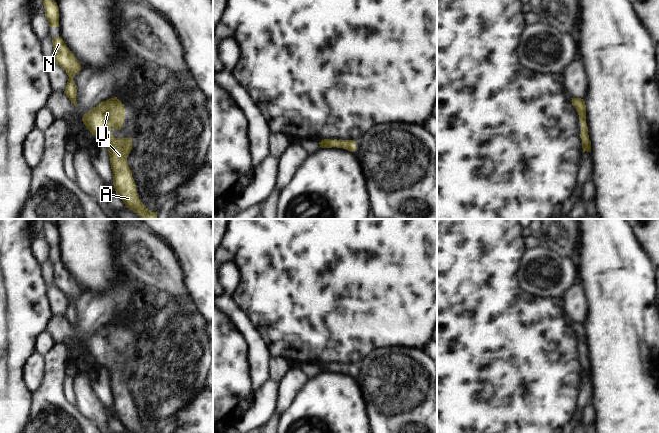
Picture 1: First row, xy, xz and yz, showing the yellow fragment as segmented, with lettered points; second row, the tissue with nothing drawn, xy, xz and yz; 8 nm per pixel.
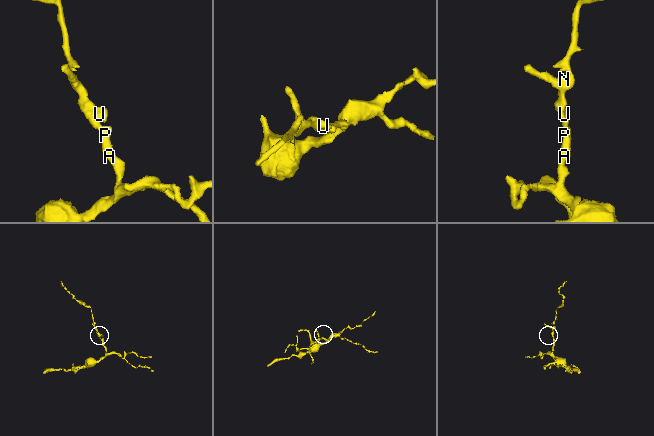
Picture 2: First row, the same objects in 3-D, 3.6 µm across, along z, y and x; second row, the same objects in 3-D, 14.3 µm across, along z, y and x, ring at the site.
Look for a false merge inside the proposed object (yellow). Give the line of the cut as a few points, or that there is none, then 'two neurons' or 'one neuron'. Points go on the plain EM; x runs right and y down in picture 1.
no cut | one neuron

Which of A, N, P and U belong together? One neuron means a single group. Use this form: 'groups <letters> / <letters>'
groups A N P U

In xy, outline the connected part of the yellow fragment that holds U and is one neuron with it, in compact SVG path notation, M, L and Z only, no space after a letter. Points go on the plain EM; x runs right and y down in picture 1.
M117 322L101 326L82 340L87 353L101 366L104 365L110 381L116 418L129 433L147 433L139 423L127 381L132 374L131 362L115 362L111 352L120 354L125 343L124 328Z

